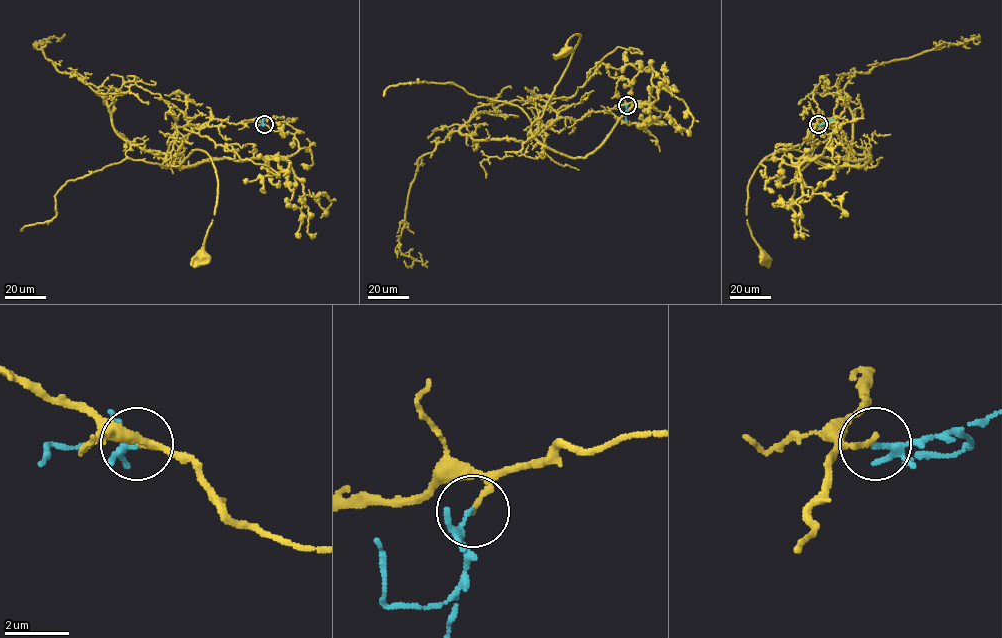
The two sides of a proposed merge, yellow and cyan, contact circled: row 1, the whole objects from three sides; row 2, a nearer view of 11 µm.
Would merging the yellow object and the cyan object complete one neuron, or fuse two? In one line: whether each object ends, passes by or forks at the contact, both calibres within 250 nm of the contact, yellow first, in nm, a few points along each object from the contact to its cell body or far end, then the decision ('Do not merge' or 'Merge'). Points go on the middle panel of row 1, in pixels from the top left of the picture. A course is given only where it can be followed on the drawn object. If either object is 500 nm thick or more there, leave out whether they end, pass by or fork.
At the ring yellow passes by. At the ring cyan forks. Thickness 130 nm (yellow) against 130 nm. Course of yellow: (627, 105), (573, 120), (558, 118), (532, 134), (531, 124), (561, 78), (578, 34), (568, 40), (566, 50). Course of cyan: (627, 105), (625, 120). Do not merge

